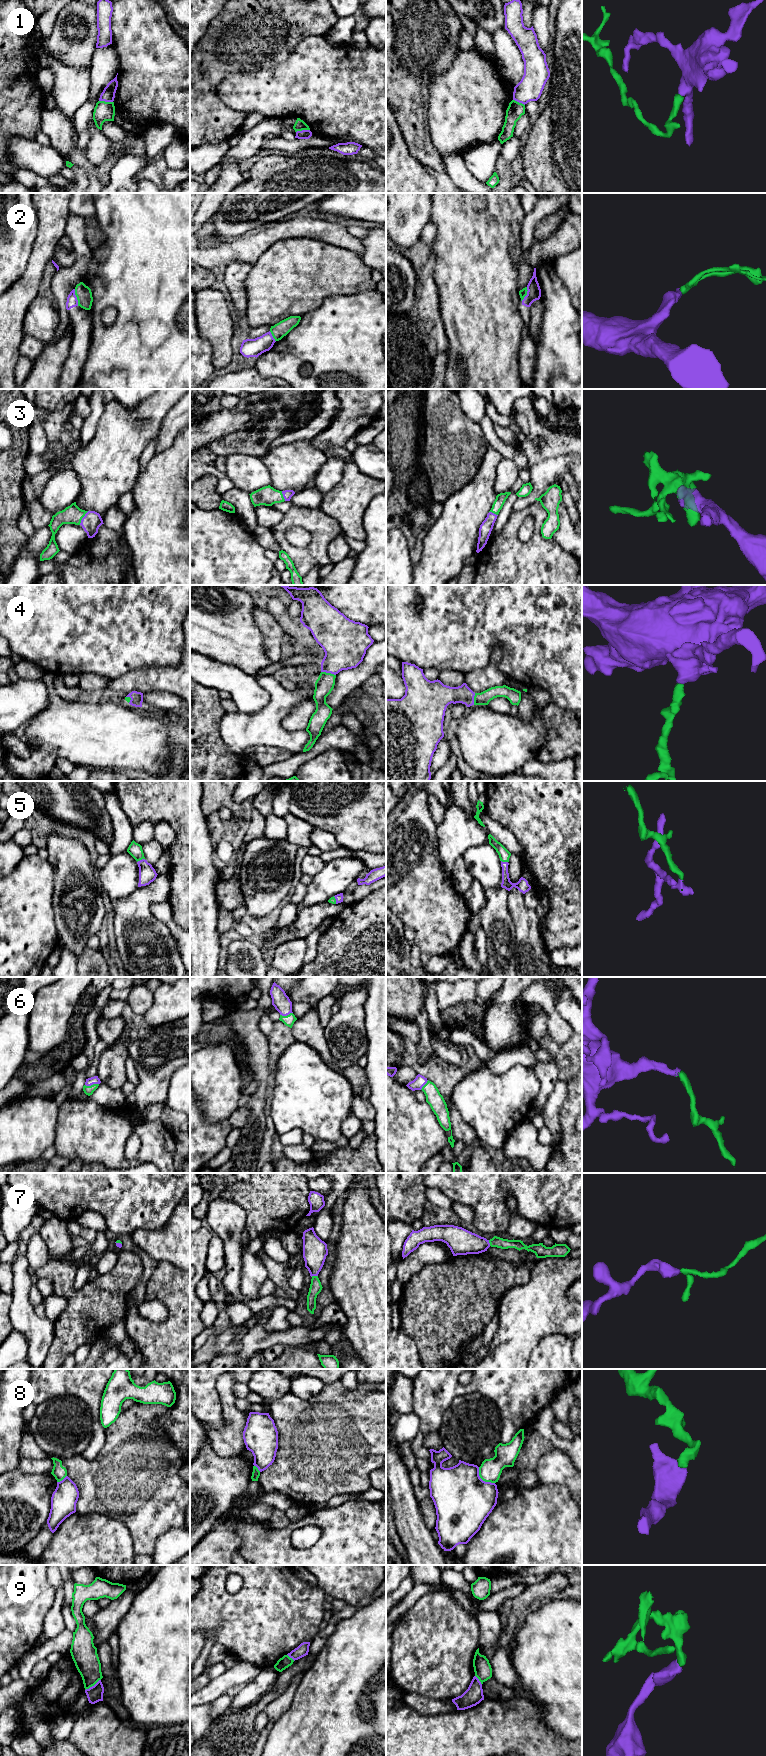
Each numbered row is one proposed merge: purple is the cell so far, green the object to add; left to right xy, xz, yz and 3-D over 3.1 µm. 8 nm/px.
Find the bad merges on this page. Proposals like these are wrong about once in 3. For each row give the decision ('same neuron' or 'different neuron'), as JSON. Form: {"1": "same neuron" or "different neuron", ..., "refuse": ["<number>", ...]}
{"1": "different neuron", "2": "different neuron", "3": "same neuron", "4": "same neuron", "5": "same neuron", "6": "same neuron", "7": "same neuron", "8": "different neuron", "9": "different neuron", "refuse": ["1", "2", "8", "9"]}

